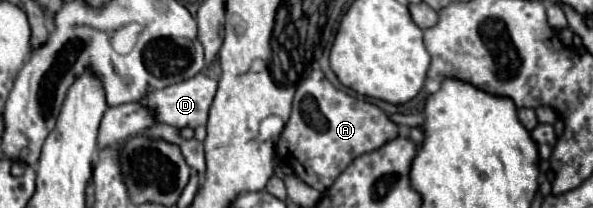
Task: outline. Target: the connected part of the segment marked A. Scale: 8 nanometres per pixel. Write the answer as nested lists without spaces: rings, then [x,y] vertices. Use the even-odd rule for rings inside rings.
[[[313,70],[313,74],[297,86],[291,118],[277,142],[277,156],[287,162],[305,184],[325,192],[357,156],[373,152],[397,136],[399,126],[379,106],[349,96],[335,88],[321,70]]]

